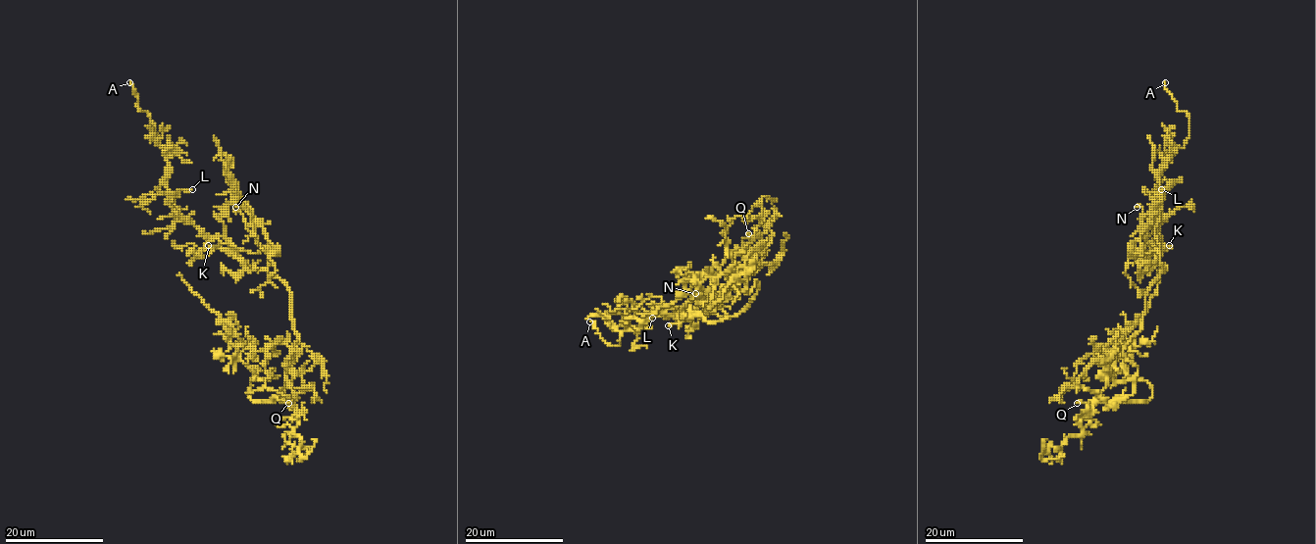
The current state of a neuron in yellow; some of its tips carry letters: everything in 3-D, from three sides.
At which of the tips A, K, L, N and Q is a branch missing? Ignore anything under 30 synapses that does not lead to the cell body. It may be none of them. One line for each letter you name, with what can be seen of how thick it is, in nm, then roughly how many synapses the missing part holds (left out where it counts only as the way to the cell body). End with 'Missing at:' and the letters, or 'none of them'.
A: calibre 160 nm; 35 synapses
L: calibre 180 nm; 90 synapses
Missing at: A, L

